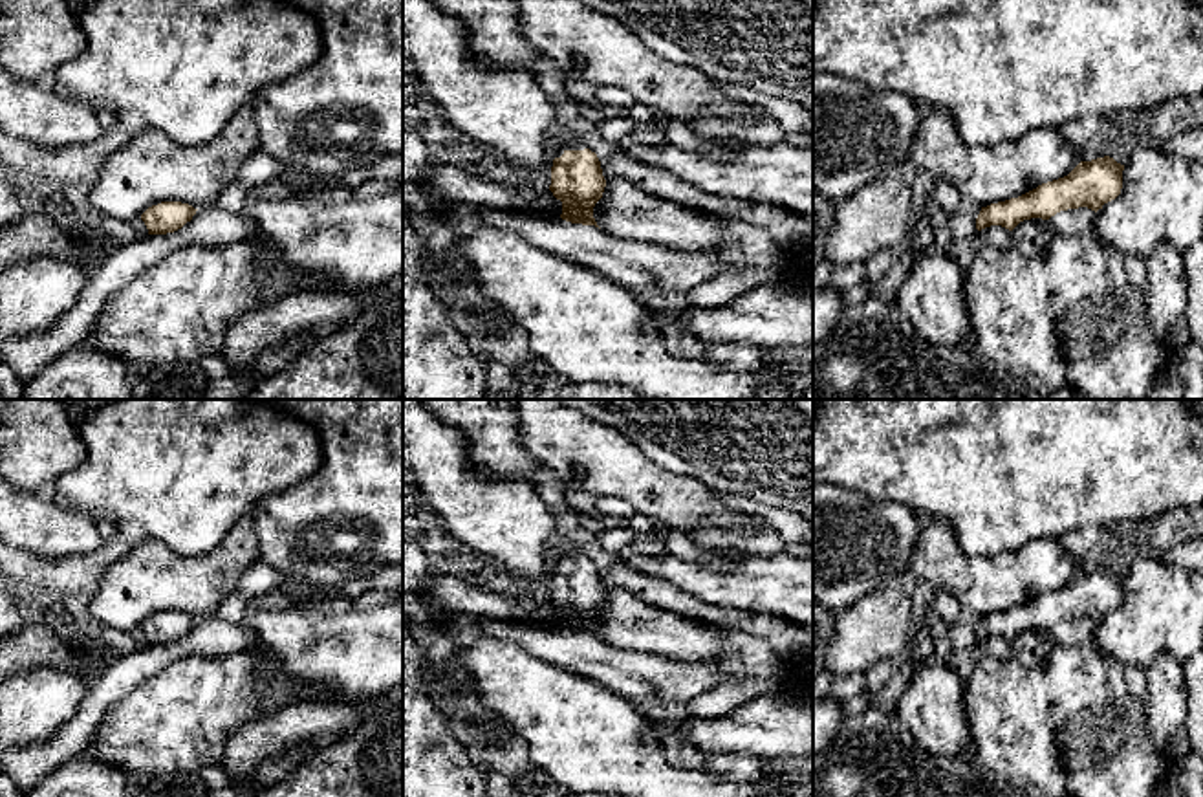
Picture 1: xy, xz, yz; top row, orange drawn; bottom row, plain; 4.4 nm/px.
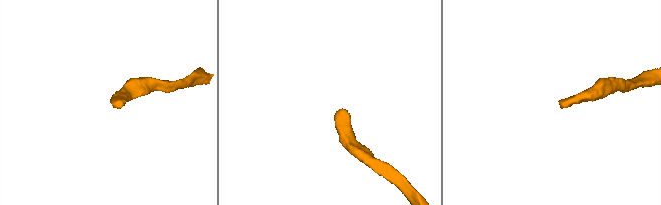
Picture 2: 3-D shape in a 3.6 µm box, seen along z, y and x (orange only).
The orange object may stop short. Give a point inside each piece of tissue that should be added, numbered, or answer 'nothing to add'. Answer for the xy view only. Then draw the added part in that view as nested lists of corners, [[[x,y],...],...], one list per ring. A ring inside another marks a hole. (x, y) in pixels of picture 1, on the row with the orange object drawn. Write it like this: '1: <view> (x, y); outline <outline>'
nothing to add

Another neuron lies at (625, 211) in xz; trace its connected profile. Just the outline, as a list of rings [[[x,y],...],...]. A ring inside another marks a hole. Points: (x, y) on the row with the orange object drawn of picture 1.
[[[624,178],[606,183],[593,218],[608,236],[679,253],[710,253],[729,238],[720,218],[654,196]]]

